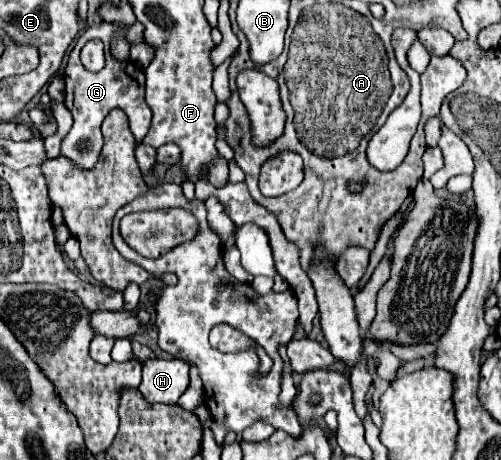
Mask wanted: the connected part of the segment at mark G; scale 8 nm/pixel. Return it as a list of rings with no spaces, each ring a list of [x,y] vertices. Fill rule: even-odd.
[[[102,22],[100,26],[90,26],[78,38],[74,50],[68,56],[68,64],[66,64],[66,70],[64,70],[64,84],[66,84],[66,100],[64,100],[64,104],[70,110],[72,118],[74,118],[74,124],[72,124],[70,132],[62,138],[60,156],[68,158],[72,162],[72,166],[76,166],[80,170],[90,170],[92,166],[96,166],[96,162],[100,158],[100,152],[102,152],[102,146],[104,146],[104,136],[100,132],[100,126],[102,126],[102,120],[106,118],[106,114],[112,108],[120,108],[120,110],[126,112],[128,122],[130,122],[130,130],[132,130],[132,134],[136,138],[136,144],[142,142],[144,134],[150,128],[152,110],[144,102],[144,86],[138,82],[136,76],[126,72],[128,62],[120,62],[120,60],[110,56],[110,40],[112,40],[112,36],[116,32],[118,32],[118,28],[114,24],[106,24],[106,22]],[[92,38],[100,38],[104,42],[104,46],[106,46],[106,66],[100,72],[90,72],[80,62],[80,50]],[[82,138],[90,142],[90,150],[88,152],[80,152],[76,148],[76,142],[82,140]]]

